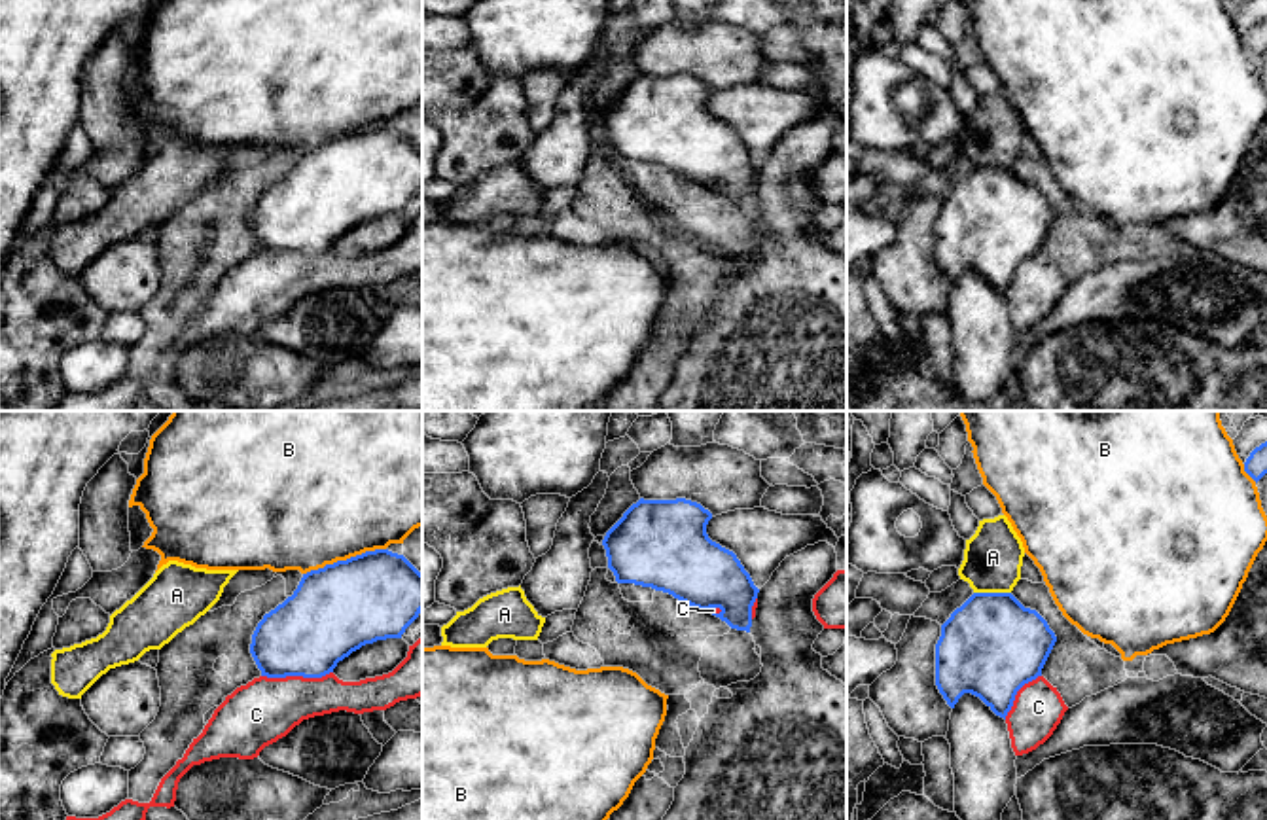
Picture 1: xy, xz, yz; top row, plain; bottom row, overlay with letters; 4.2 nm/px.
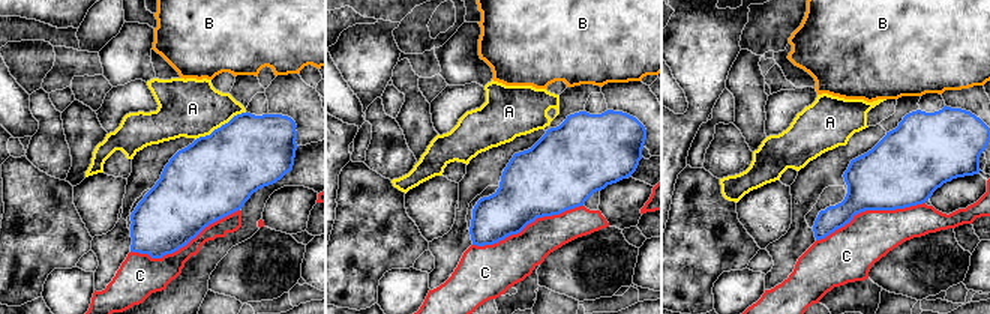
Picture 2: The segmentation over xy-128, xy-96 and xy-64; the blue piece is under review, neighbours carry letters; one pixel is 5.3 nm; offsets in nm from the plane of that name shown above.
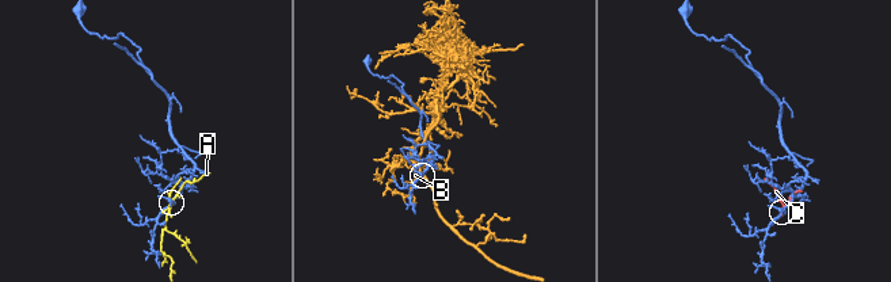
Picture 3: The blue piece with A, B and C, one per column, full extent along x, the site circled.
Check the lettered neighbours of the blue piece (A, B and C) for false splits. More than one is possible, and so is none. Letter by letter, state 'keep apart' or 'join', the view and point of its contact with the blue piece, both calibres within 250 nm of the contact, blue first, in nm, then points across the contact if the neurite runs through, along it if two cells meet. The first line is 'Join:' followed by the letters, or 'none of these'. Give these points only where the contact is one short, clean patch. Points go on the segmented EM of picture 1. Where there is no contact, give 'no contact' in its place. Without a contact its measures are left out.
Join: none of these
A: keep apart | yz (993, 593) | 440/260 nm | along yz (974, 591), (1010, 593)
B: keep apart | xy (343, 561) | 380/480 nm
C: keep apart | xy (296, 675) | 360/280 nm

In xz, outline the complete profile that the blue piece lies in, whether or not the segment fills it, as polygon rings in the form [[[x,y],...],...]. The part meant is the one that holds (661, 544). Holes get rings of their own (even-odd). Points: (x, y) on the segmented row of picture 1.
[[[640,498],[602,540],[608,568],[617,583],[651,587],[705,612],[720,608],[712,615],[750,633],[759,589],[737,555],[708,538],[710,519],[686,498]]]

